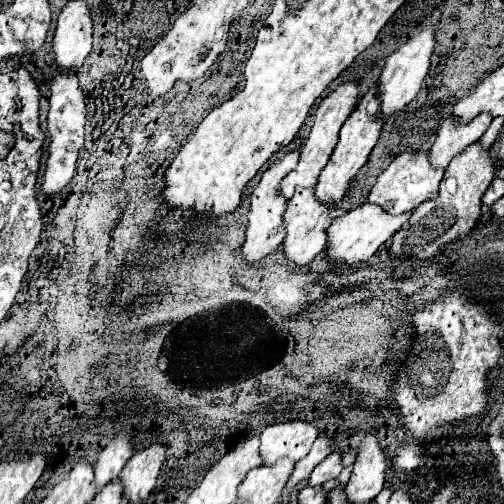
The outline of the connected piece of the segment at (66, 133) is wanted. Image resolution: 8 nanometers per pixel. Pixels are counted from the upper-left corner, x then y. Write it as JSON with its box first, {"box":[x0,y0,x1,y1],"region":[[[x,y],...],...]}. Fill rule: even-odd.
{"box":[42,72,86,196],"region":[[[59,72],[54,76],[50,86],[50,112],[48,112],[48,160],[42,176],[42,194],[52,196],[66,188],[76,170],[78,152],[84,144],[84,122],[86,122],[86,104],[84,94],[78,86],[78,78],[71,72]]]}

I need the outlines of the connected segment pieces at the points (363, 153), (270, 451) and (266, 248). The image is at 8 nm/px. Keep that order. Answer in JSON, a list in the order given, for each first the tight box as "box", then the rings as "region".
[{"box":[314,88,384,206],"region":[[[370,88],[360,104],[356,106],[356,110],[350,114],[350,118],[344,122],[342,130],[340,130],[340,140],[328,160],[328,164],[324,166],[324,170],[320,172],[320,178],[318,178],[318,184],[314,188],[314,196],[318,202],[322,204],[328,204],[328,206],[336,206],[348,192],[352,180],[356,178],[358,170],[368,162],[368,156],[374,148],[374,144],[378,142],[378,136],[380,136],[380,130],[384,126],[384,120],[378,120],[378,114],[370,114],[368,112],[368,102],[374,98],[374,88]]]},{"box":[260,420,318,464],"region":[[[302,420],[278,422],[268,426],[260,434],[262,464],[274,464],[280,458],[290,458],[292,462],[302,460],[308,454],[316,436],[318,430]]]},{"box":[242,152,298,262],"region":[[[288,152],[280,160],[276,160],[268,170],[262,172],[262,178],[258,186],[252,192],[252,206],[248,212],[248,228],[246,228],[246,240],[242,244],[242,258],[246,262],[260,262],[264,256],[274,252],[282,244],[282,212],[286,210],[286,198],[280,194],[278,186],[280,180],[294,170],[298,162],[298,152]]]}]

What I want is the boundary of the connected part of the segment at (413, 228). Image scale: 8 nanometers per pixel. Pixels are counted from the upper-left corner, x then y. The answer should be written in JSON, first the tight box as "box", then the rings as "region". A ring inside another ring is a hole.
{"box":[390,144,494,260],"region":[[[470,144],[462,154],[458,154],[446,168],[444,172],[444,180],[440,182],[440,194],[434,200],[426,200],[422,202],[418,208],[412,210],[410,220],[390,238],[390,254],[392,256],[400,256],[400,254],[408,254],[410,246],[416,244],[416,260],[432,260],[436,254],[440,254],[448,244],[463,239],[472,229],[472,226],[478,222],[480,218],[480,198],[486,192],[486,188],[490,186],[492,178],[494,178],[494,160],[486,150],[480,150],[480,144]]]}

